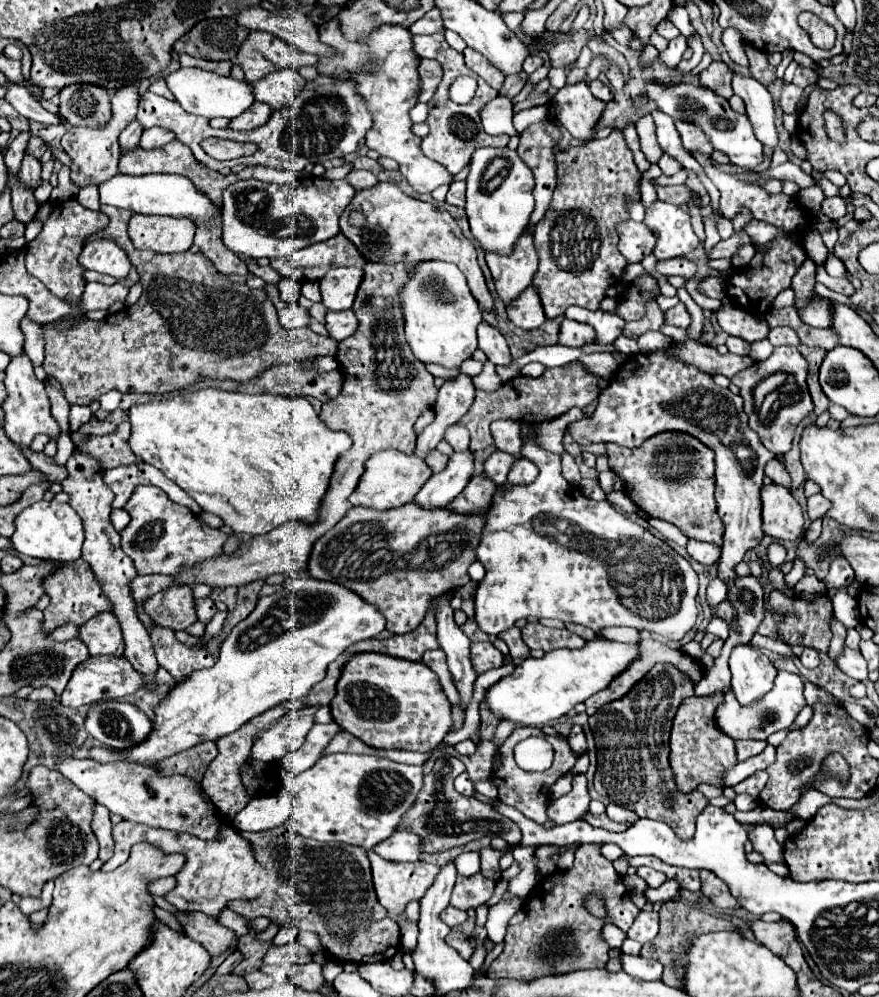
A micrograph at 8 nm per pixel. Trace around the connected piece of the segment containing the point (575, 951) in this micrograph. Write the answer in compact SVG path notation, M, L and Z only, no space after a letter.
M585 844L575 852L575 866L571 870L557 870L545 876L531 892L529 920L509 928L509 956L499 956L491 966L487 976L495 980L535 980L537 976L565 974L587 968L605 968L609 960L609 946L601 938L605 926L603 920L591 916L583 908L583 898L587 892L599 892L605 896L609 920L621 930L629 930L639 914L627 892L621 876L615 872L611 860L601 854L601 844Z

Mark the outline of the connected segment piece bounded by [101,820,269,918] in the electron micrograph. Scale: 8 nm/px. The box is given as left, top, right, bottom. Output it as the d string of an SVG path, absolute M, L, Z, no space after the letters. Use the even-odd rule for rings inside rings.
M125 820L113 826L113 840L115 840L115 854L101 868L105 872L121 866L127 860L131 846L137 842L149 842L161 848L163 852L179 852L187 856L187 864L175 876L177 888L167 894L167 900L183 912L203 912L207 916L217 918L231 900L255 900L269 886L267 870L261 862L255 860L253 848L249 848L249 842L237 830L227 826L221 828L219 840L199 840L191 834L149 828L149 826Z

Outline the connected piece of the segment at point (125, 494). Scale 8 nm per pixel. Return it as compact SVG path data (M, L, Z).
M145 462L129 464L125 468L107 470L105 472L105 482L115 492L113 508L123 508L127 504L127 500L131 498L131 494L135 492L135 488L145 484L145 486L161 488L169 496L169 500L191 508L193 514L201 512L201 508L177 484L173 484L169 478L165 478L161 470L157 470L157 468L153 468L151 464L145 464Z

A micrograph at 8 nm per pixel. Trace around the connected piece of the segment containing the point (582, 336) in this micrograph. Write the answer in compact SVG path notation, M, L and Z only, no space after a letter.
M563 320L561 322L561 332L559 332L559 344L569 346L569 348L579 348L585 344L591 344L595 340L595 332L589 328L589 324L573 322L573 320Z

